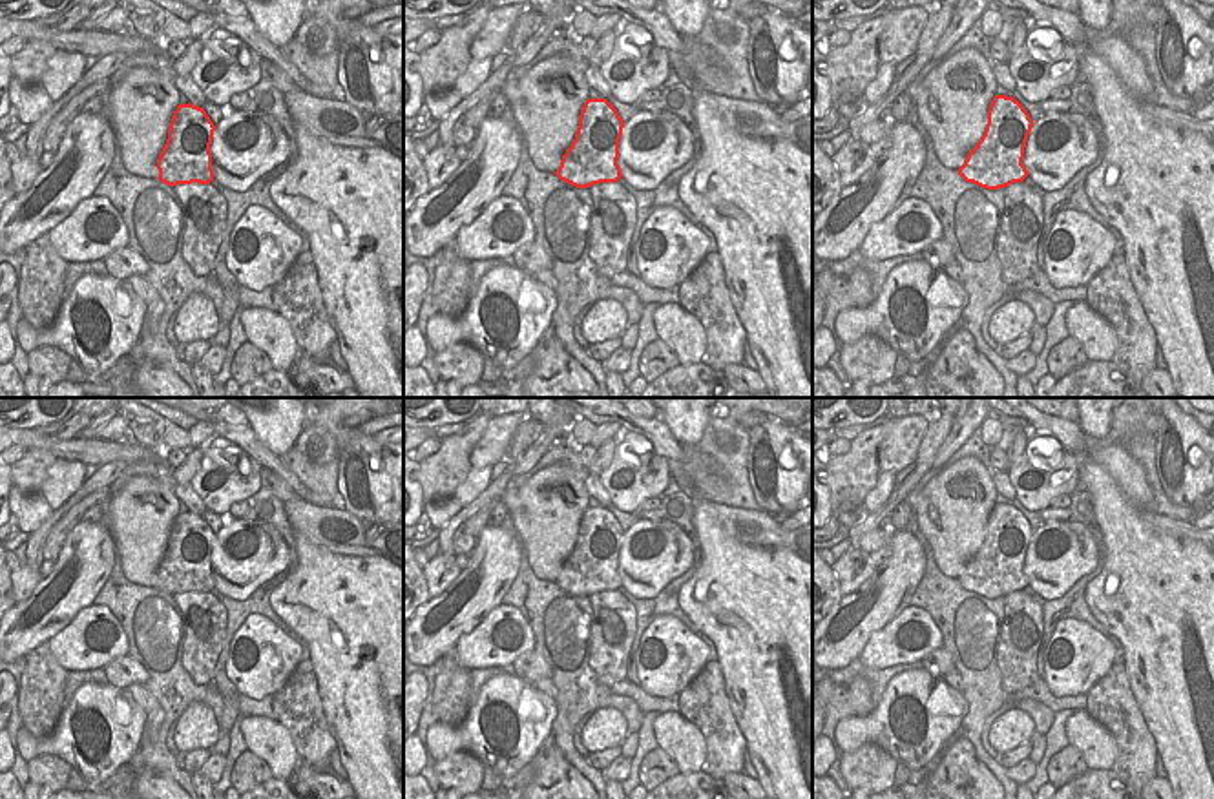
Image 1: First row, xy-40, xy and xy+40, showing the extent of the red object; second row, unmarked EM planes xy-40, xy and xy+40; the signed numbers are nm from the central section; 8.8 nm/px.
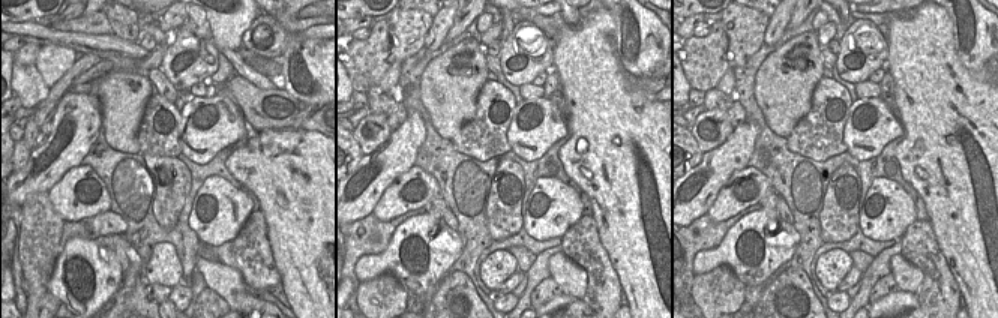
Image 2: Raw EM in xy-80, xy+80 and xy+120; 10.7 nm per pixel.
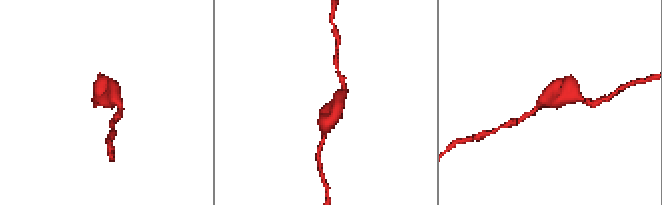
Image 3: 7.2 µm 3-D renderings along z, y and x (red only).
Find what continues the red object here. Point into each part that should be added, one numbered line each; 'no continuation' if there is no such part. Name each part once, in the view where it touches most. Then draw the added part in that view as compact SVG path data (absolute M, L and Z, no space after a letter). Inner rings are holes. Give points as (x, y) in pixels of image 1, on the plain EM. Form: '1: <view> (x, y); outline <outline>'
no continuation

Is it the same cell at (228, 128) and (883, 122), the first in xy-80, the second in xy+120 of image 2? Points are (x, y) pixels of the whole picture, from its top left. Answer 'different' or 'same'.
same

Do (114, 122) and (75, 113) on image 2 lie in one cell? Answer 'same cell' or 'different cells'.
different cells

